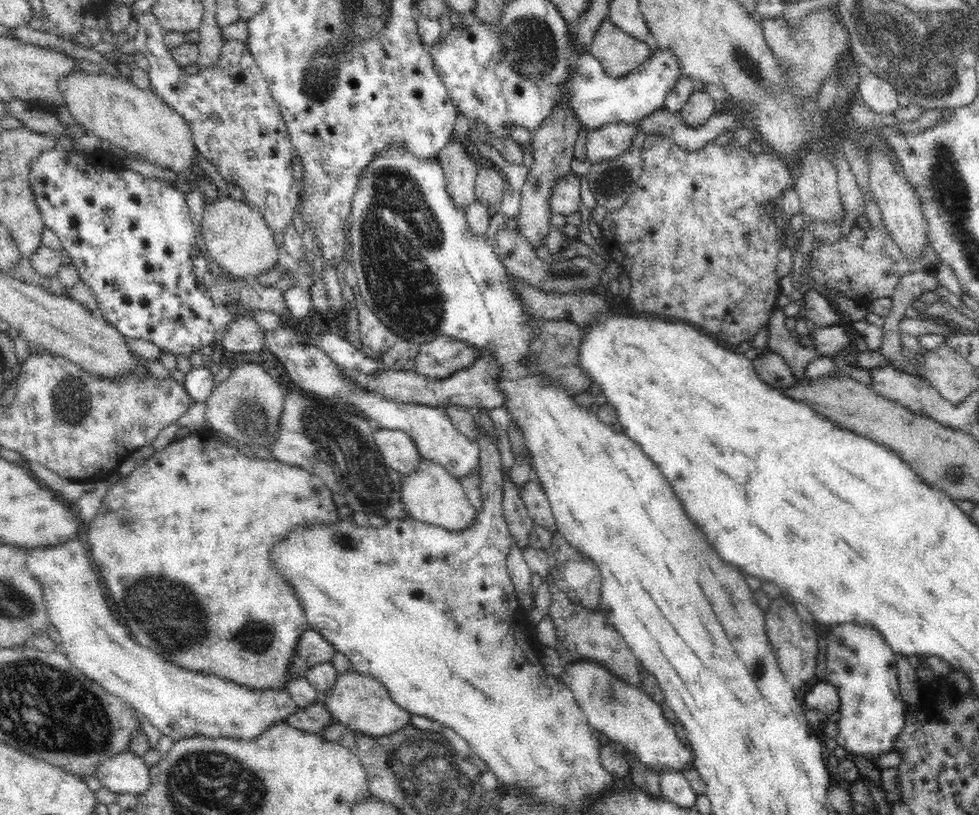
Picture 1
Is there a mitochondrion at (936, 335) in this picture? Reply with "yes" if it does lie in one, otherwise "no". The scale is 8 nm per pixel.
no

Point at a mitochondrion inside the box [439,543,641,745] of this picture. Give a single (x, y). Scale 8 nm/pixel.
(611, 697)

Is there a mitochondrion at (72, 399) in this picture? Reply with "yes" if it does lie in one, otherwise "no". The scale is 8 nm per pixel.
yes

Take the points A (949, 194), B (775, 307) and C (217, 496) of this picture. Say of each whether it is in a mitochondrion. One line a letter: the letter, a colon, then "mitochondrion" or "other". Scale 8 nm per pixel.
A: mitochondrion
B: other
C: other

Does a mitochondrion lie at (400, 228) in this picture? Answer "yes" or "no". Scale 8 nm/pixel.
yes

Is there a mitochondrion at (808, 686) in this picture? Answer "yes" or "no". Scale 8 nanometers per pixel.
no

